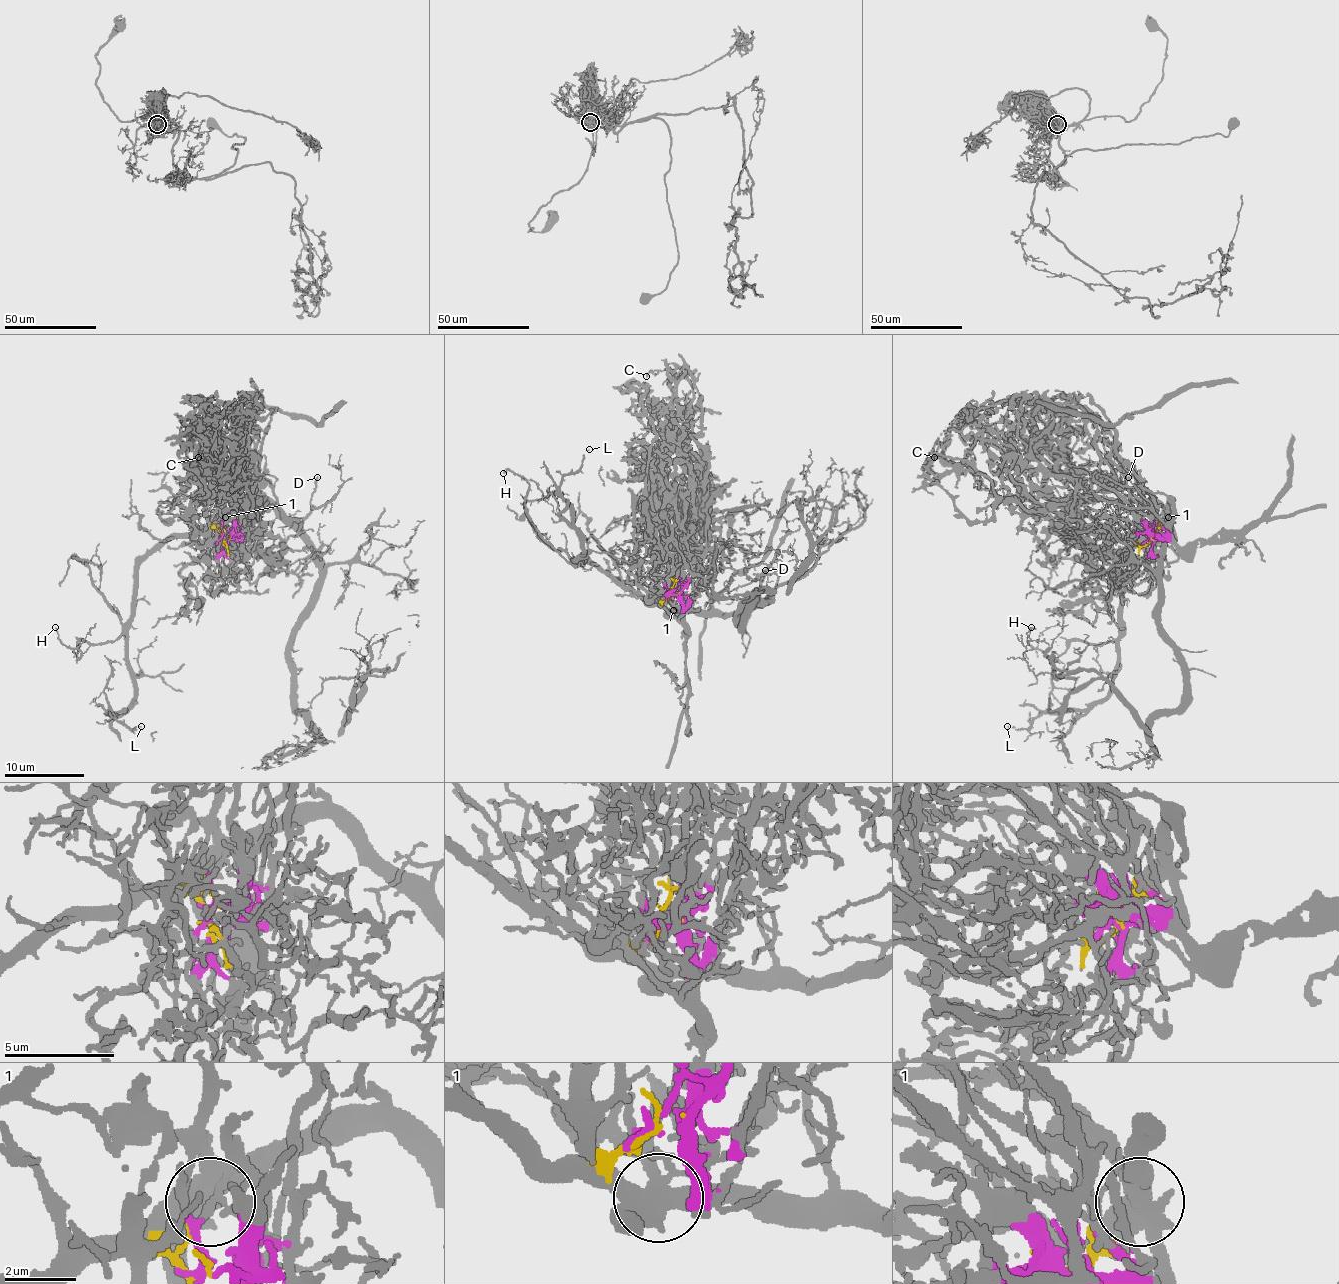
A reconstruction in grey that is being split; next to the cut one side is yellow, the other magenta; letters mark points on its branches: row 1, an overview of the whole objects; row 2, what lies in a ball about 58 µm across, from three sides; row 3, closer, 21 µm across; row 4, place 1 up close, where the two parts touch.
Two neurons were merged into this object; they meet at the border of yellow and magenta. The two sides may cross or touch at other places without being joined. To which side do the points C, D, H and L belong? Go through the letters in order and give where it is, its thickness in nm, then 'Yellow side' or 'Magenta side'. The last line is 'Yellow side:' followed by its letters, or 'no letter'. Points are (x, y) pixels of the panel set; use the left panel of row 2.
C: Place: (198, 457). Thickness 130 nm. Magenta side
D: Place: (317, 477). Thickness 170 nm. Yellow side
H: Place: (55, 627). Thickness 110 nm. Yellow side
L: Place: (141, 726). Thickness 50 nm. Yellow side
Yellow side: D, H, L

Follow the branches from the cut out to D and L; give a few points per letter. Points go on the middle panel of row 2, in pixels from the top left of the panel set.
D: (674, 592), (663, 604), (670, 610), (734, 614), (756, 600), (766, 570)
L: (674, 592), (645, 602), (589, 561), (573, 561), (581, 545), (573, 507), (559, 481), (579, 467), (589, 449)

